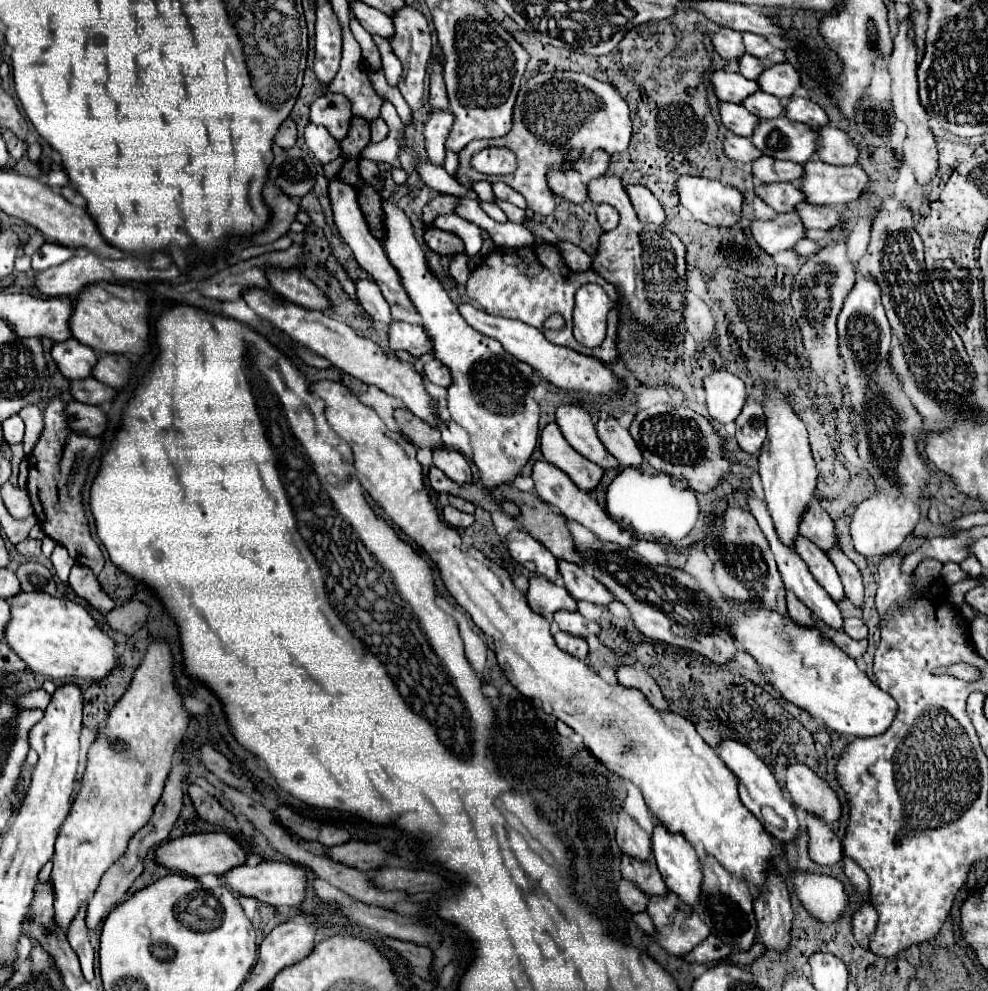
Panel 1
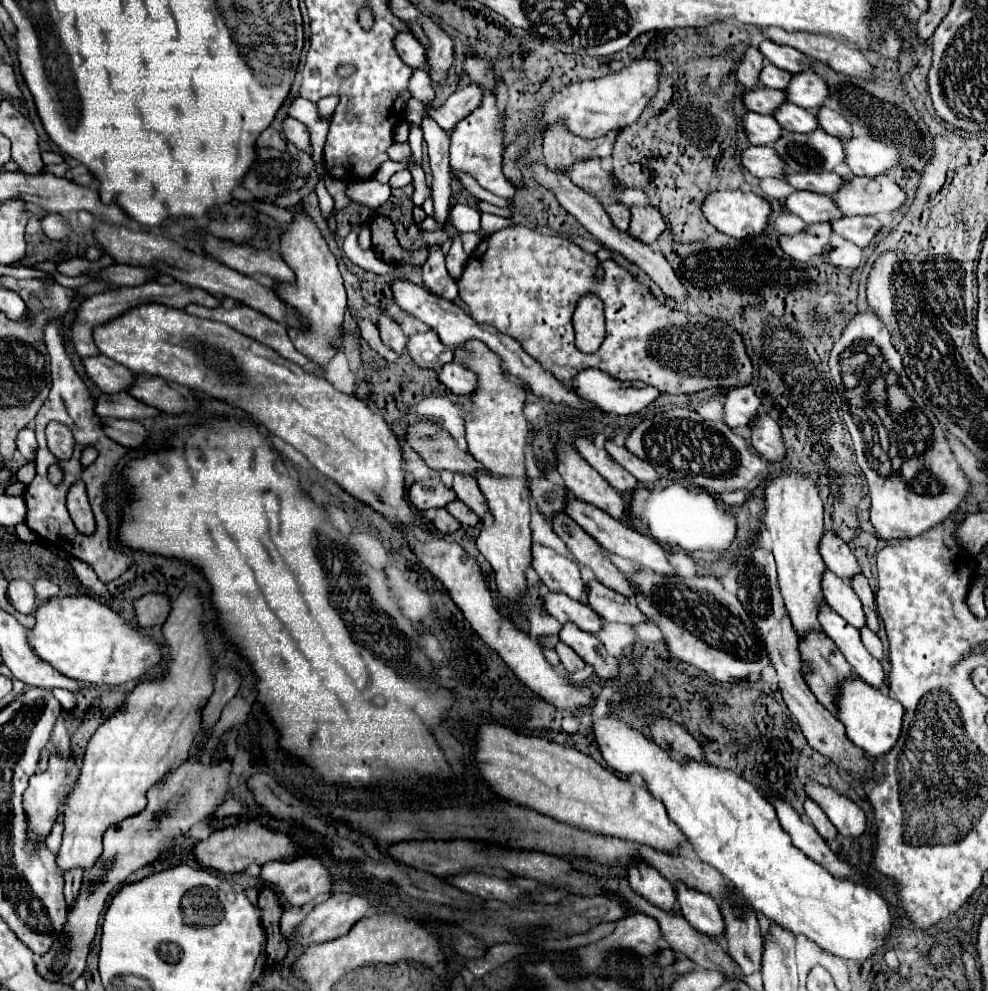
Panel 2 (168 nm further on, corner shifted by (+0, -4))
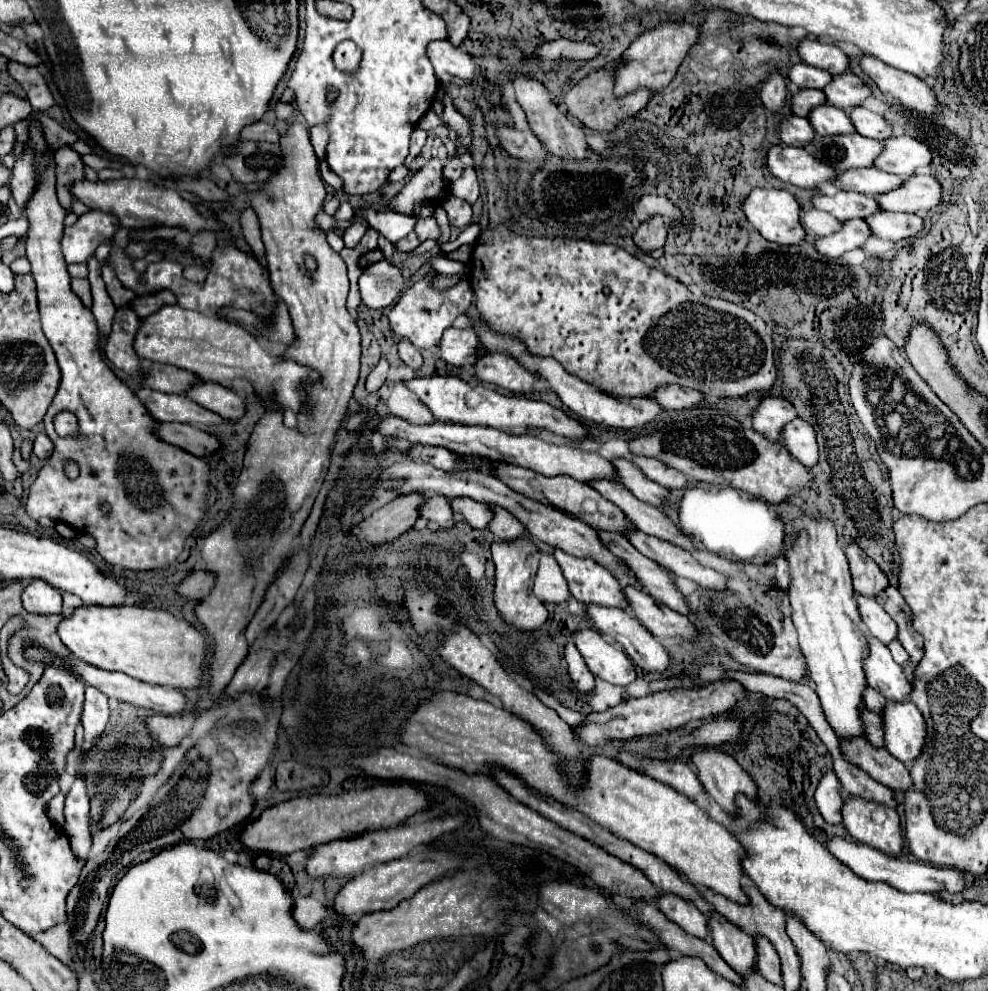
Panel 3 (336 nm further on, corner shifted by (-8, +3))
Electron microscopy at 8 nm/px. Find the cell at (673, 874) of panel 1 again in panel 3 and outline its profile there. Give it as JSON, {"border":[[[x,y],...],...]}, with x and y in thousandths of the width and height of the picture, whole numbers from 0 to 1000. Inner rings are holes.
{"border":[[[717,922],[717,938],[721,955],[747,981],[757,983],[763,973],[763,947],[757,947],[747,934],[741,934],[731,922]]]}

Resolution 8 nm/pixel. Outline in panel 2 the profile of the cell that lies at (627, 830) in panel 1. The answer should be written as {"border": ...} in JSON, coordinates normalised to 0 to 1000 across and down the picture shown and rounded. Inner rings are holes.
{"border":[[[638,873],[636,875],[636,889],[638,897],[658,909],[662,915],[670,919],[682,919],[684,917],[684,899],[676,889],[668,887],[668,881],[664,877],[656,877],[656,873]]]}

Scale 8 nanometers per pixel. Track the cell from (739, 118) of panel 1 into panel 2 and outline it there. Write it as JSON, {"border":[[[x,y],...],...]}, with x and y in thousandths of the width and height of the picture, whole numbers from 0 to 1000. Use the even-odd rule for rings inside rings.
{"border":[[[757,114],[753,118],[753,130],[761,146],[783,146],[794,134],[794,130],[783,118],[769,114]]]}

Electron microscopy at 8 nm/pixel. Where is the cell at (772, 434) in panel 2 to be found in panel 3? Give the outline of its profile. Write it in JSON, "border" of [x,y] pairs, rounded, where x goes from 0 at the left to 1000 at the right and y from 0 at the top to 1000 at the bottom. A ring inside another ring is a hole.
{"border":[[[806,422],[798,426],[798,430],[794,430],[791,434],[791,448],[802,458],[802,462],[812,466],[814,470],[822,472],[826,468],[828,464],[826,438],[824,438],[824,432],[816,424]]]}

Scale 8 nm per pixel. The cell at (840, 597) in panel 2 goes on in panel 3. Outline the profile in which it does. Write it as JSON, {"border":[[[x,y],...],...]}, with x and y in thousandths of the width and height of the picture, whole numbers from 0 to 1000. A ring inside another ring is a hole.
{"border":[[[866,599],[866,607],[870,624],[885,644],[889,644],[895,650],[907,644],[907,628],[895,618],[895,614],[885,603],[874,603],[872,599]]]}

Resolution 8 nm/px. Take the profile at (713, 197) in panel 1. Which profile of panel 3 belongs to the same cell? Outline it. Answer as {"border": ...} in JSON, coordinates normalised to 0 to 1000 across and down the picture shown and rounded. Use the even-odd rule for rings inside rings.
{"border":[[[765,190],[749,206],[759,228],[775,242],[785,246],[810,246],[814,230],[810,228],[810,208],[796,192]]]}

